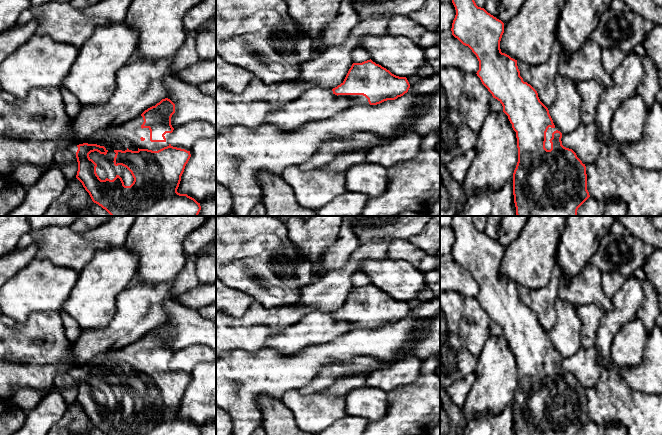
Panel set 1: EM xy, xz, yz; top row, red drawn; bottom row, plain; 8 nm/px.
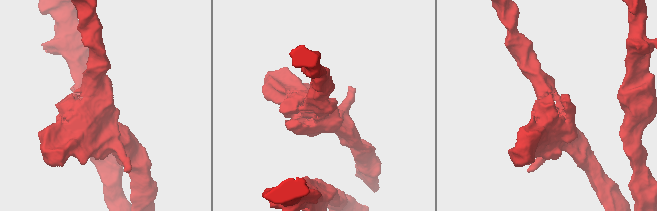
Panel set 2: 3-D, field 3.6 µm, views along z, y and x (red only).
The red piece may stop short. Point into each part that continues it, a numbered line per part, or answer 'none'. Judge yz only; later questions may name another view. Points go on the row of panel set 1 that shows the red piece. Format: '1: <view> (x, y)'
1: yz (550, 130)

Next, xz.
1: xz (356, 99)

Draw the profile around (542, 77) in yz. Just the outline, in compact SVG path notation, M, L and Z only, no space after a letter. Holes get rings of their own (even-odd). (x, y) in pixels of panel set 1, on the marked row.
M553 45L548 60L536 66L517 61L520 76L538 93L540 101L548 108L557 97L556 75L560 67L560 45Z

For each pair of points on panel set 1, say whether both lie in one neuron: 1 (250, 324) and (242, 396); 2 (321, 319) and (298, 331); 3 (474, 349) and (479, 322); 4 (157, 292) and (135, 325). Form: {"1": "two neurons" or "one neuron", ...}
{"1": "two neurons", "2": "one neuron", "3": "one neuron", "4": "one neuron"}

